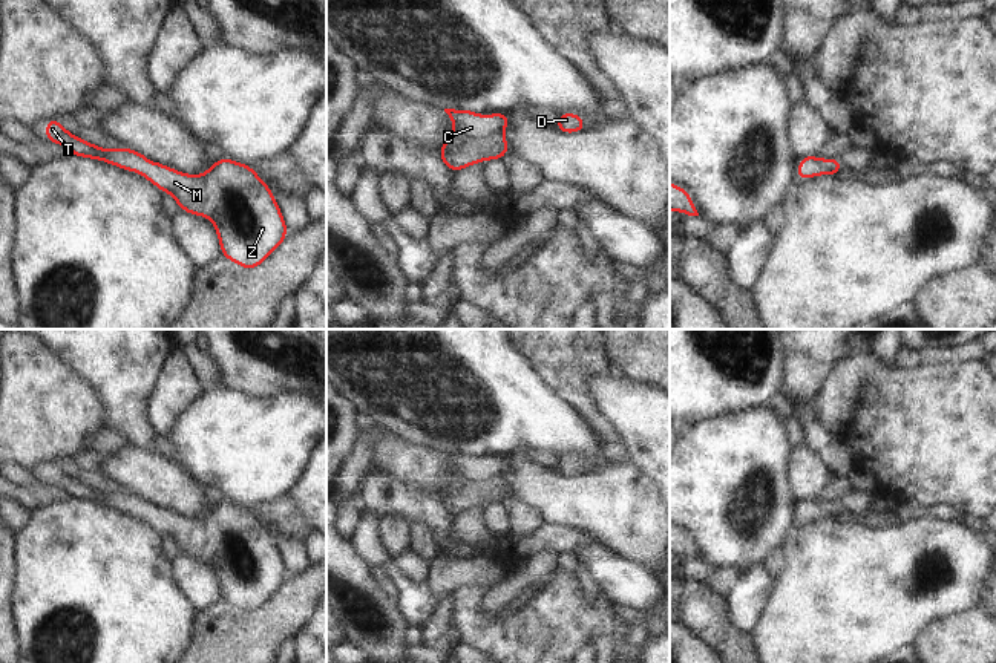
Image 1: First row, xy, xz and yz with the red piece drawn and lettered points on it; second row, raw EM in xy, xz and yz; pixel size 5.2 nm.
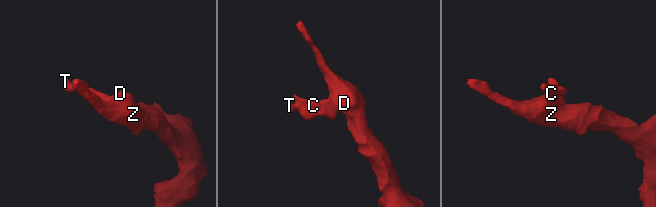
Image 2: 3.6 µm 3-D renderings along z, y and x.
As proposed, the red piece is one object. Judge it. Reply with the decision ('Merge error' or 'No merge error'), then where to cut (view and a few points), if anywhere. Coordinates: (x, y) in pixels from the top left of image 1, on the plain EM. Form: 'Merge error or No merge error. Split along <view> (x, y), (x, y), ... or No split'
No merge error. No split

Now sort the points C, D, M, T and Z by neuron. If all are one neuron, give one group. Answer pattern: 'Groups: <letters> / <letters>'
Groups: C D M T Z

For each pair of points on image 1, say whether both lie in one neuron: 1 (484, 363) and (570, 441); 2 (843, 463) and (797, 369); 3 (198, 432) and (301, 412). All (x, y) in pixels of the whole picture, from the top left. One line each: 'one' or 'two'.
1: one
2: one
3: one

